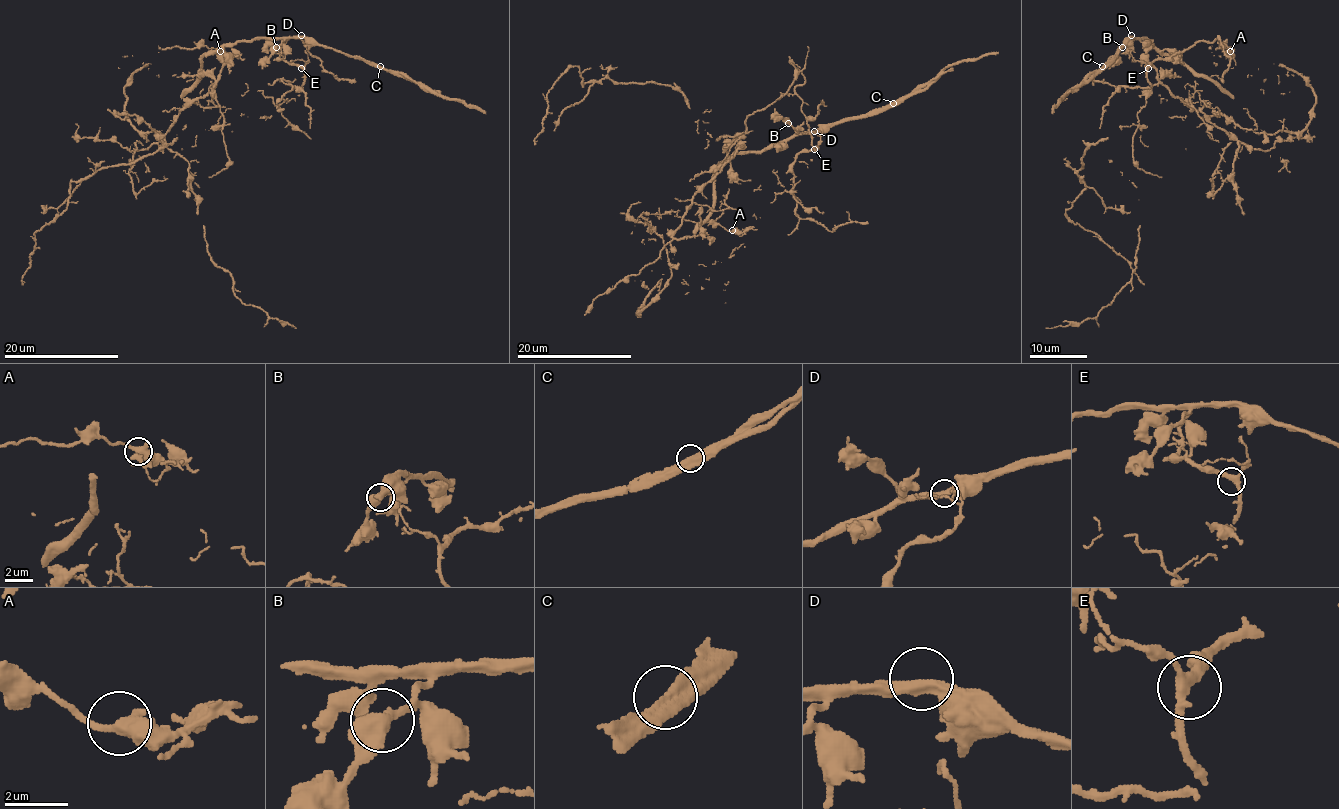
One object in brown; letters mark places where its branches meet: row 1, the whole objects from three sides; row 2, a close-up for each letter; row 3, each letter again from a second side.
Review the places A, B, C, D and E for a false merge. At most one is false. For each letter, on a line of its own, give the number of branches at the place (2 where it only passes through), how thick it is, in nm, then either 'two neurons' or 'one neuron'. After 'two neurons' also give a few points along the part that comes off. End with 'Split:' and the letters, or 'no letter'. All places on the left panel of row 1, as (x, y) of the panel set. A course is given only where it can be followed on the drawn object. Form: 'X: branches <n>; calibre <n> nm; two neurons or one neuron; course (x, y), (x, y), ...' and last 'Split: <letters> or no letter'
A: branches 2; calibre 460 nm; one neuron
B: branches 2; calibre 480 nm; one neuron
C: branches 2; calibre 460 nm; two neurons; course (380, 67), (401, 73), (426, 90), (440, 93)
D: branches 2; calibre 360 nm; one neuron
E: branches 3; calibre 320 nm; one neuron
Split: C

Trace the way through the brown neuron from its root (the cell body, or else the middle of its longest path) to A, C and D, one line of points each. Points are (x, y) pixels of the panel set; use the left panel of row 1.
A: (211, 85), (225, 52), (215, 48), (207, 54), (201, 60), (200, 74), (200, 48), (207, 45), (220, 51)
C: (211, 85), (225, 60), (225, 47), (258, 38), (307, 38), (380, 67)
D: (211, 85), (225, 60), (225, 47), (258, 38), (301, 35)

